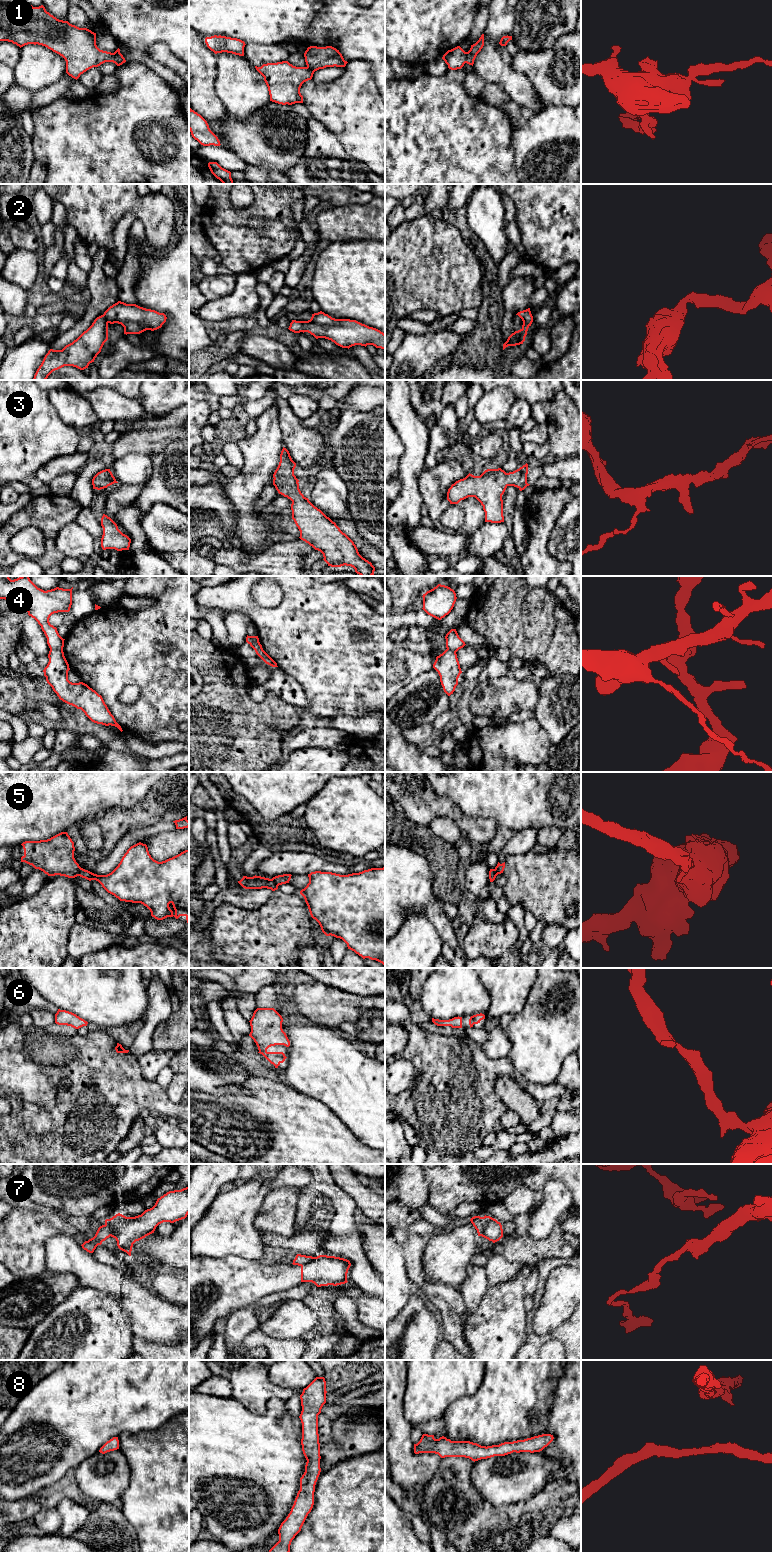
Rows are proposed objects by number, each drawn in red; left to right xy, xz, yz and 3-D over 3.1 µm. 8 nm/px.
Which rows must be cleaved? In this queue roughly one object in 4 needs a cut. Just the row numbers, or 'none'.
1, 4, 5, 7

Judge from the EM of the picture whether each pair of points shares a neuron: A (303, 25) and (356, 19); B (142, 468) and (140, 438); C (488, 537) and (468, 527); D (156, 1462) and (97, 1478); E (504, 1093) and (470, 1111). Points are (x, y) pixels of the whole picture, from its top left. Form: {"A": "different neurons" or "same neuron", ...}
{"A": "same neuron", "B": "different neurons", "C": "different neurons", "D": "different neurons", "E": "different neurons"}

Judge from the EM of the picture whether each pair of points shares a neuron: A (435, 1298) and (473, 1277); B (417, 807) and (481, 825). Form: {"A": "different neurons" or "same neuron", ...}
{"A": "different neurons", "B": "same neuron"}

